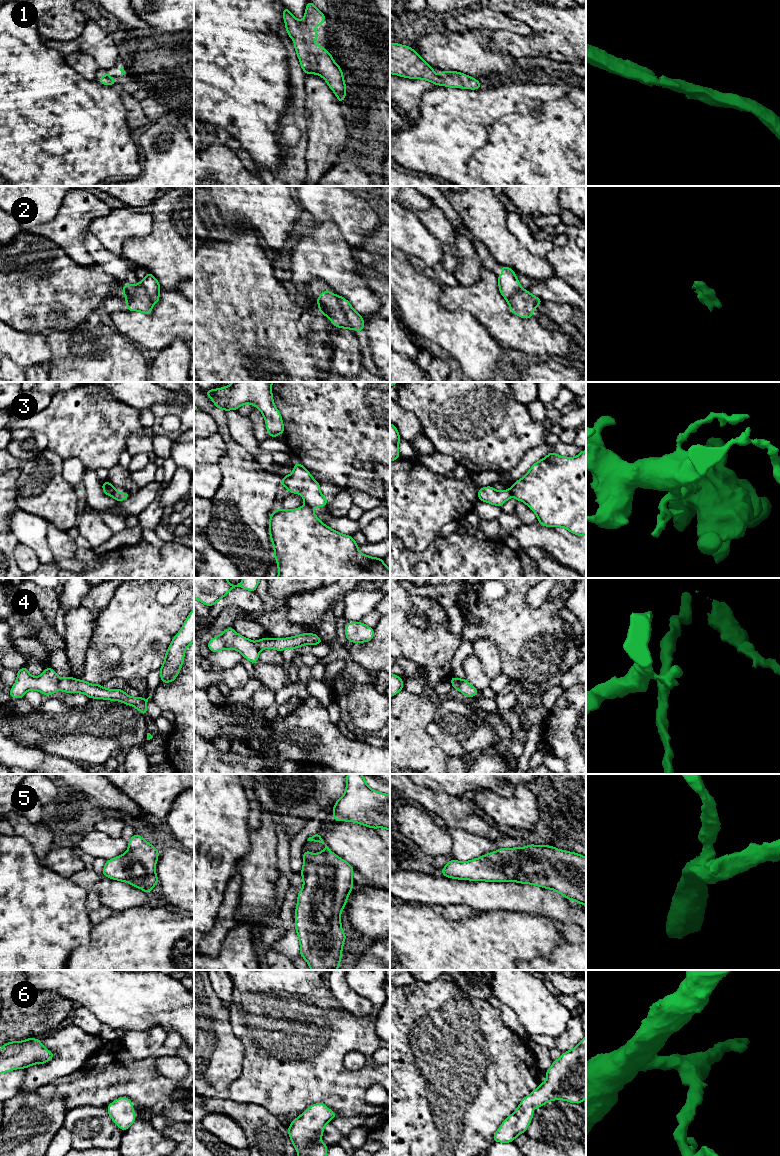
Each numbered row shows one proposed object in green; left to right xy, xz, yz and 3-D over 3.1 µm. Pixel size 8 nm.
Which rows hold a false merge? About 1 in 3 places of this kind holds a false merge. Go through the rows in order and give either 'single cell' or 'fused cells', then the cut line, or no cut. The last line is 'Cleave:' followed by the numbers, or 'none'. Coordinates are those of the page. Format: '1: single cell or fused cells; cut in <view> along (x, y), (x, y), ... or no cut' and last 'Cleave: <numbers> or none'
1: single cell; no cut
2: fused cells; cut in xz along (337, 296), (351, 327)
3: fused cells; cut in yz along (510, 488), (513, 496)
4: fused cells; cut in xy along (58, 678), (59, 688)
5: single cell; no cut
6: single cell; no cut
Cleave: 2, 3, 4

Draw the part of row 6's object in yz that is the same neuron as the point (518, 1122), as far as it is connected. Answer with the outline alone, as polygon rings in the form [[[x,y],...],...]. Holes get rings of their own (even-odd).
[[[586,1036],[575,1048],[564,1052],[559,1059],[553,1060],[552,1066],[544,1073],[547,1080],[540,1083],[537,1089],[521,1100],[518,1108],[503,1121],[496,1131],[493,1143],[513,1142],[519,1134],[526,1132],[534,1116],[534,1108],[537,1109],[552,1100],[565,1100],[581,1104],[586,1099]]]

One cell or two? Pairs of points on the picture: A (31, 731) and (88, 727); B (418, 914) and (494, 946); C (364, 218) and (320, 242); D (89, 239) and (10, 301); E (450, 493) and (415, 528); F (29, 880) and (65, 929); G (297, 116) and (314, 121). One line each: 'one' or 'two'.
A: one
B: one
C: two
D: two
E: one
F: one
G: two

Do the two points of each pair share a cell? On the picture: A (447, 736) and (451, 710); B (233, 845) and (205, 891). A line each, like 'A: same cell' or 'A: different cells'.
A: same cell
B: same cell

